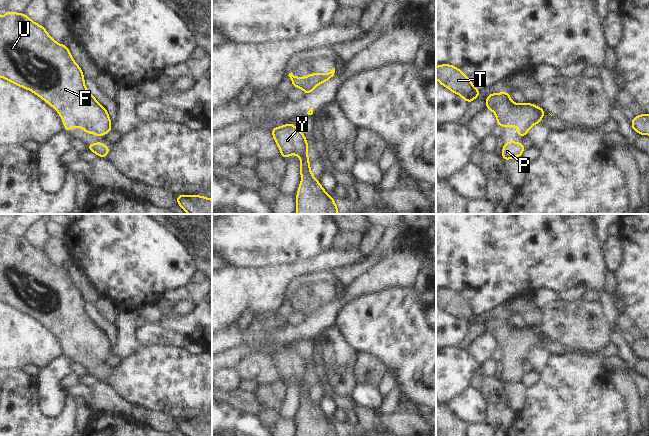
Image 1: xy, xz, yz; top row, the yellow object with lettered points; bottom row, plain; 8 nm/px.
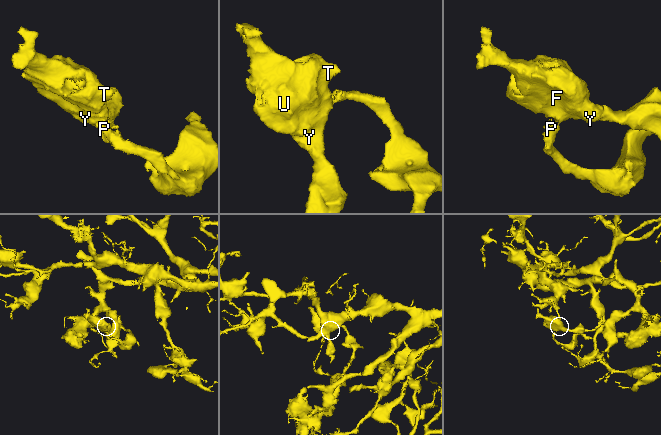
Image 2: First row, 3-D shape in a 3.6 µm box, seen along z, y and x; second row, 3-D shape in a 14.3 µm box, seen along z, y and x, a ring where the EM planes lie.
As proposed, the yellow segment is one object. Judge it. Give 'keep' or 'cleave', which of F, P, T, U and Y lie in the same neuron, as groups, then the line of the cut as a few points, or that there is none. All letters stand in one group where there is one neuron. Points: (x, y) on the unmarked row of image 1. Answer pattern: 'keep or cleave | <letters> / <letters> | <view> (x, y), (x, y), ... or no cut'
keep | F P T U Y | no cut

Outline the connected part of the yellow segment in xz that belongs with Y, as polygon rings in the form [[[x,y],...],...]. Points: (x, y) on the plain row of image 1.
[[[288,346],[270,356],[286,384],[296,378],[301,383],[299,393],[302,404],[297,414],[295,436],[339,436],[332,420],[329,420],[319,405],[312,399],[308,382],[308,368],[300,353]]]

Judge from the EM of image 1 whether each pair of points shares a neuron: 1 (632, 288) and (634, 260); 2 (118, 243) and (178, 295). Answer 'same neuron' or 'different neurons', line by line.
1: same neuron
2: different neurons

